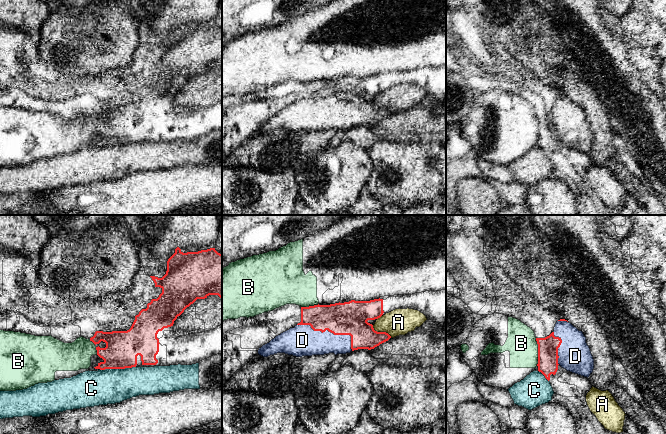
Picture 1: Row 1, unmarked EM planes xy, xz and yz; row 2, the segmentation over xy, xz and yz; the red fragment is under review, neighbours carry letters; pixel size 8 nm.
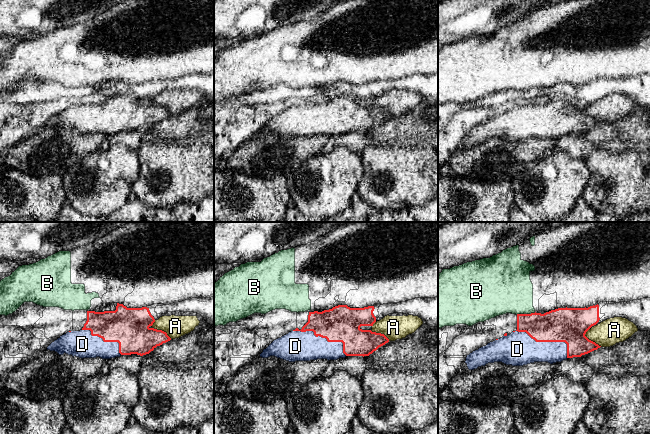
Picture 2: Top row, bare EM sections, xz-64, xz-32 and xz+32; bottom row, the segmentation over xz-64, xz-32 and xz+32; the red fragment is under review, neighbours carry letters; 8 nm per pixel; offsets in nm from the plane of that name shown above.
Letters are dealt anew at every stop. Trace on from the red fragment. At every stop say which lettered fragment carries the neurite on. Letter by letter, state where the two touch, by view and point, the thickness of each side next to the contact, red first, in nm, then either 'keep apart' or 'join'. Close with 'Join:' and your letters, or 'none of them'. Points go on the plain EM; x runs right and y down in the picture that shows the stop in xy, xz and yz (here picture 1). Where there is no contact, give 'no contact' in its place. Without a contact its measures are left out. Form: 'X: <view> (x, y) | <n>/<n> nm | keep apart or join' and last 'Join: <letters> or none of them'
A: xz (381, 108) | 220/200 nm | keep apart
B: yz (538, 128) | 160/240 nm | keep apart
C: xy (117, 144) | 280/280 nm | keep apart
D: xz (331, 108) | 280/240 nm | join
Join: D

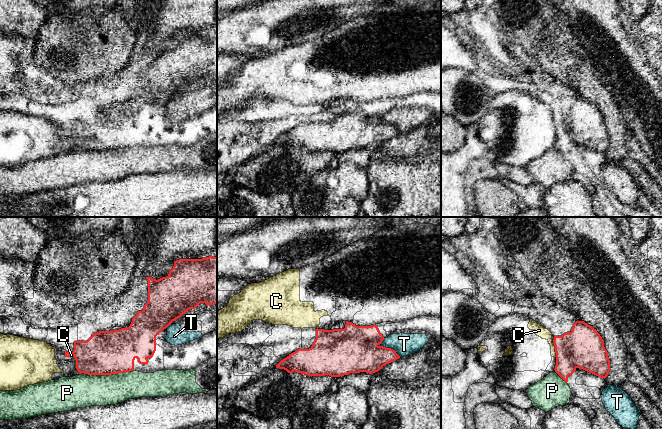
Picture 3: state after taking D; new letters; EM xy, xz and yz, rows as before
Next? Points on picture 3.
C: yz (555, 125) | 320/90 nm | keep apart
P: xy (106, 150) | 360/260 nm | keep apart
T: xz (390, 124) | 320/180 nm | keep apart
Join: none of them

